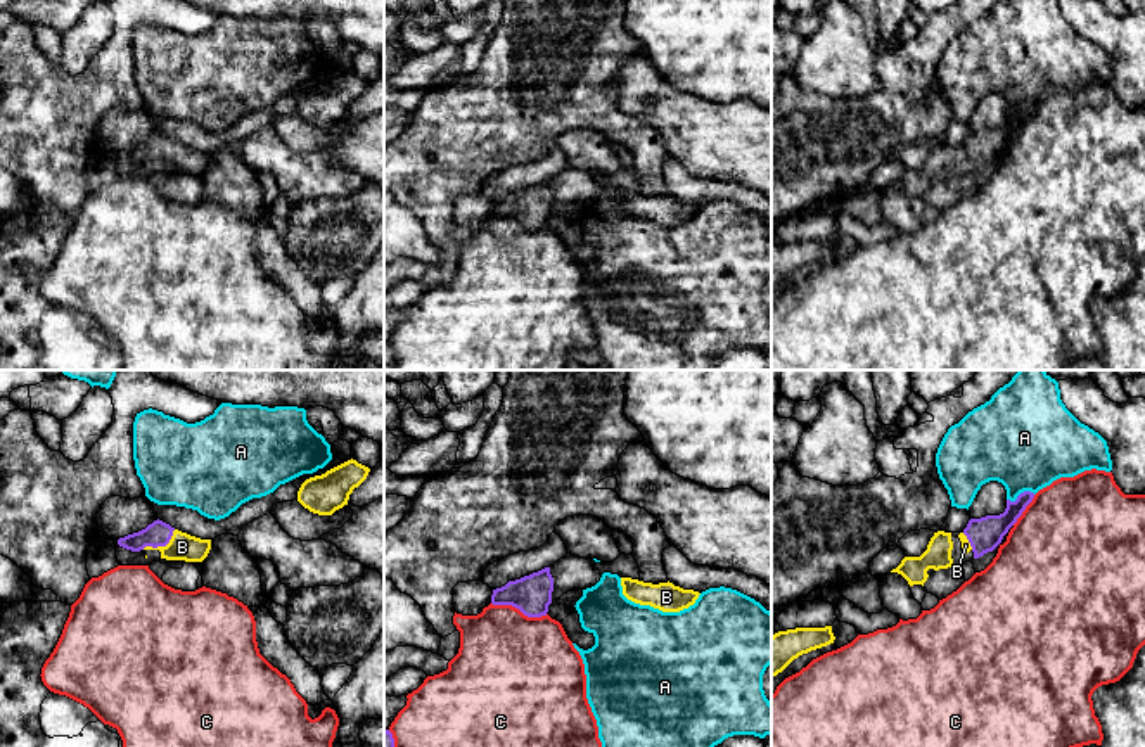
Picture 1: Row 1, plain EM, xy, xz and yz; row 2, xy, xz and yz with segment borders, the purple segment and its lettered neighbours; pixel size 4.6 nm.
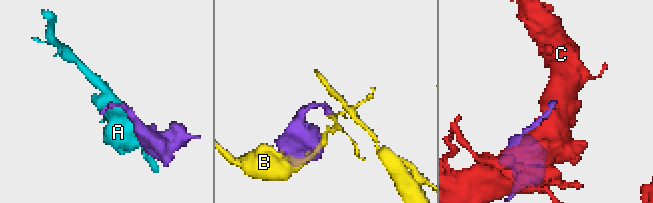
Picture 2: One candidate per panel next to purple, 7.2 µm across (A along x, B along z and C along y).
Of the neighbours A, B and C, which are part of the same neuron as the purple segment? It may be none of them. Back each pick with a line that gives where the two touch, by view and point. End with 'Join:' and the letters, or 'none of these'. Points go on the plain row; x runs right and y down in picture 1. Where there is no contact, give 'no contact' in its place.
B: xy (161, 158)
Join: B

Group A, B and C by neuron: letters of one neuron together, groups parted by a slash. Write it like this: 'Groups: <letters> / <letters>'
Groups: A / B / C

